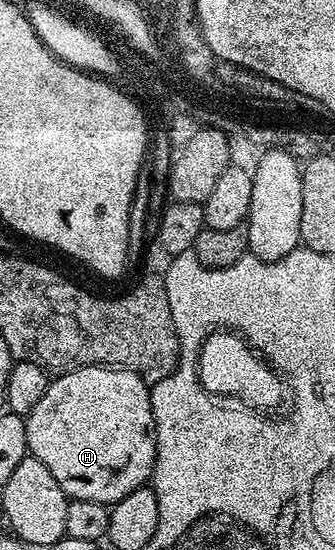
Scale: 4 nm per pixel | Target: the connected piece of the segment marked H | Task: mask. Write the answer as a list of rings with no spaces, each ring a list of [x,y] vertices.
[[[83,364],[80,365],[79,369],[60,373],[56,378],[59,379],[56,382],[54,379],[48,385],[45,396],[41,396],[41,400],[37,400],[37,404],[25,418],[27,423],[27,449],[30,457],[41,460],[41,464],[45,464],[45,468],[49,468],[49,472],[53,472],[53,480],[57,480],[57,484],[61,484],[61,488],[67,493],[68,499],[97,500],[98,502],[114,504],[121,501],[125,496],[129,496],[129,492],[137,492],[137,488],[148,485],[152,481],[155,472],[155,453],[157,452],[155,417],[151,407],[151,391],[148,383],[144,382],[132,370],[98,364]]]

